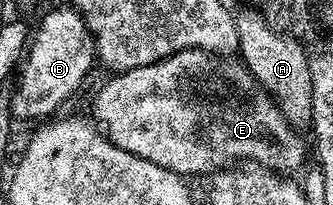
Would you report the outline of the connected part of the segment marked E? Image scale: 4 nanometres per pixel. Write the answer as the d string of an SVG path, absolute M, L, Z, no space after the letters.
M184 50L178 54L172 54L169 58L164 58L162 62L147 64L134 70L117 72L110 78L113 79L110 82L108 79L91 99L91 107L93 106L92 121L100 127L105 137L112 140L116 146L131 152L135 156L139 156L143 160L151 160L151 164L159 164L159 168L167 168L171 172L182 176L190 176L189 174L212 176L218 170L224 170L234 164L246 162L266 166L267 169L281 176L289 176L292 175L292 170L299 169L305 162L305 142L297 135L300 133L287 121L283 116L283 112L279 112L275 100L255 81L253 73L245 67L245 63L236 57L208 54L205 50Z

